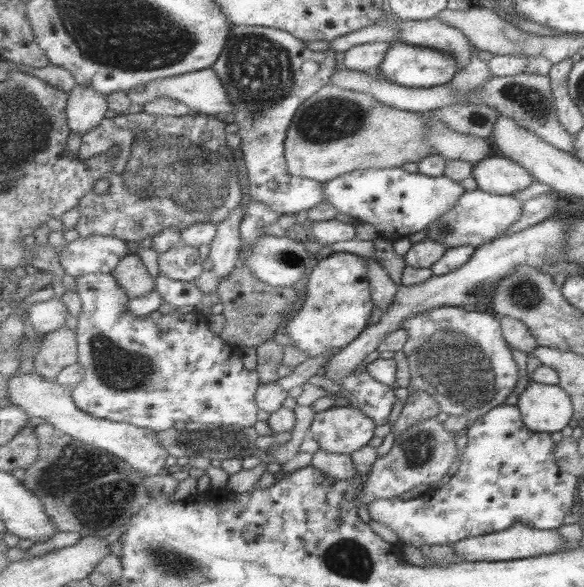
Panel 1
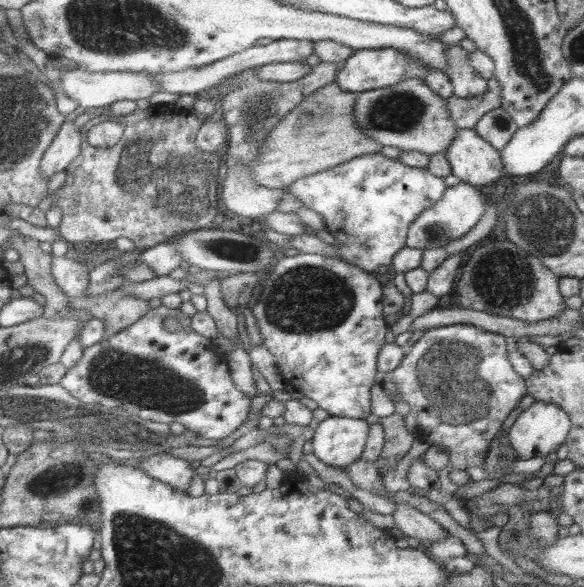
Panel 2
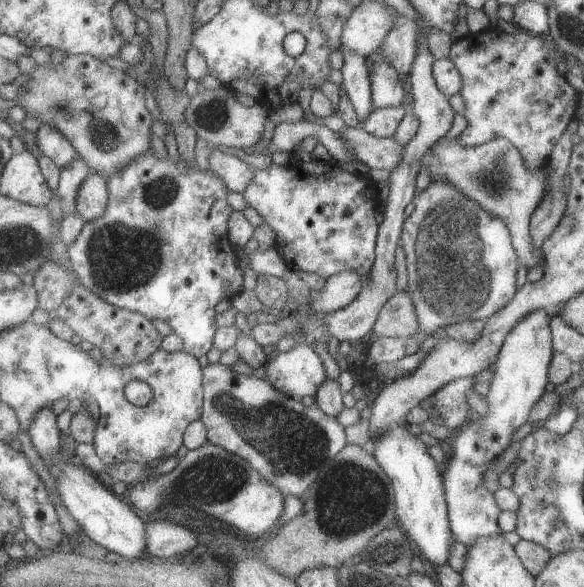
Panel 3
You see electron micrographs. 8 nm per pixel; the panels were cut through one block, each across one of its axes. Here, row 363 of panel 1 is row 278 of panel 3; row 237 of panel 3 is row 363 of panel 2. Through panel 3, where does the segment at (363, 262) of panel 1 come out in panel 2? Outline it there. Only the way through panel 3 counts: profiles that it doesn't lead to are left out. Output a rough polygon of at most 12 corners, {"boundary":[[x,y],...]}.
{"boundary":[[280,258],[253,303],[286,385],[373,414],[383,280]]}

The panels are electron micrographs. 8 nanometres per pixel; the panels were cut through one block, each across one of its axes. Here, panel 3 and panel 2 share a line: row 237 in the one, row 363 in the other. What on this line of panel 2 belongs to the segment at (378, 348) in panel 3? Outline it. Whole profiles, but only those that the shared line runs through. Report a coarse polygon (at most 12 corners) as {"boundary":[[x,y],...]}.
{"boundary":[[427,331],[392,372],[421,440],[485,463],[529,393],[510,339]]}

